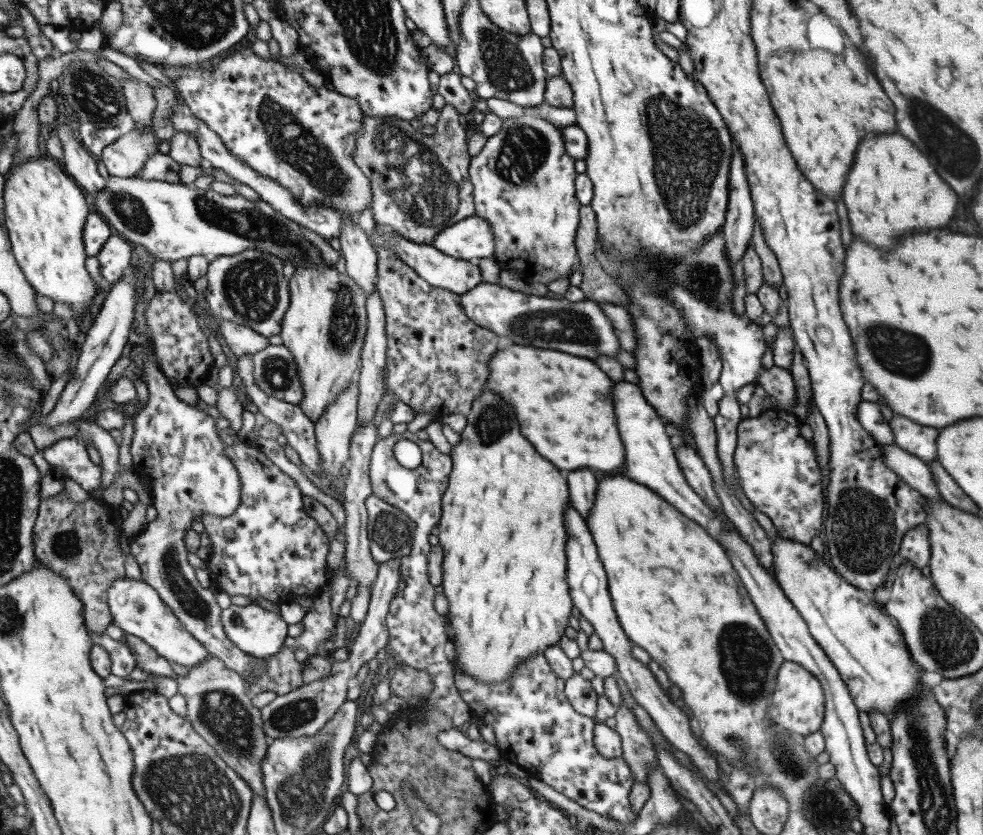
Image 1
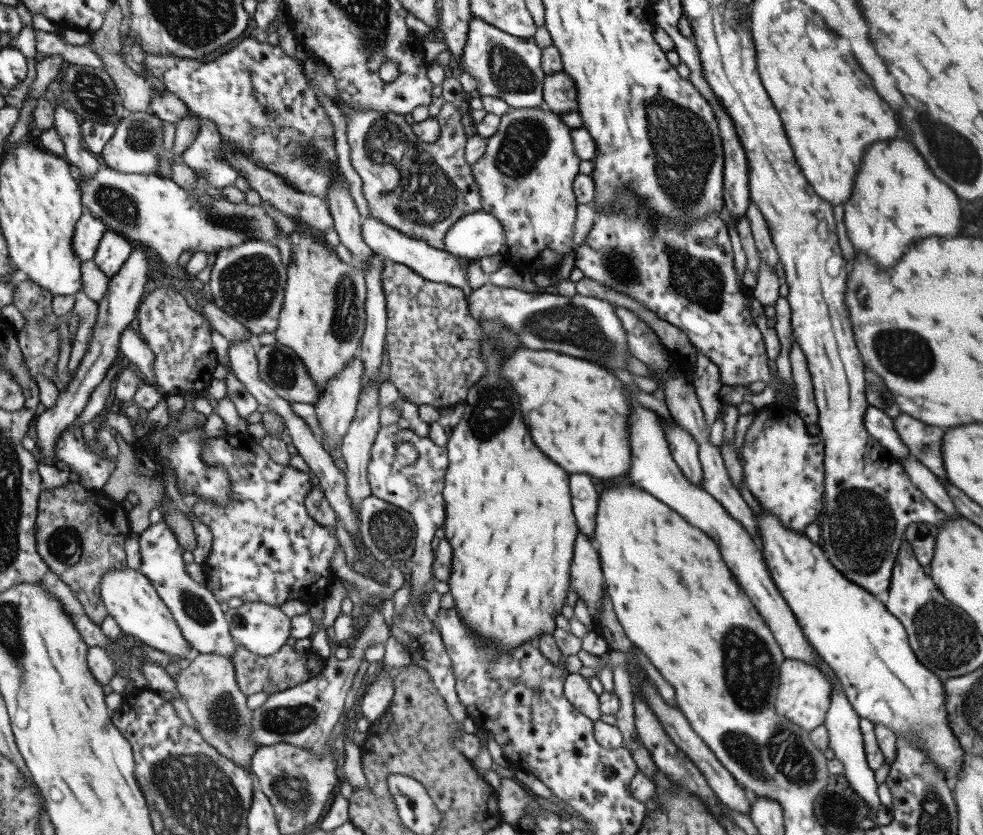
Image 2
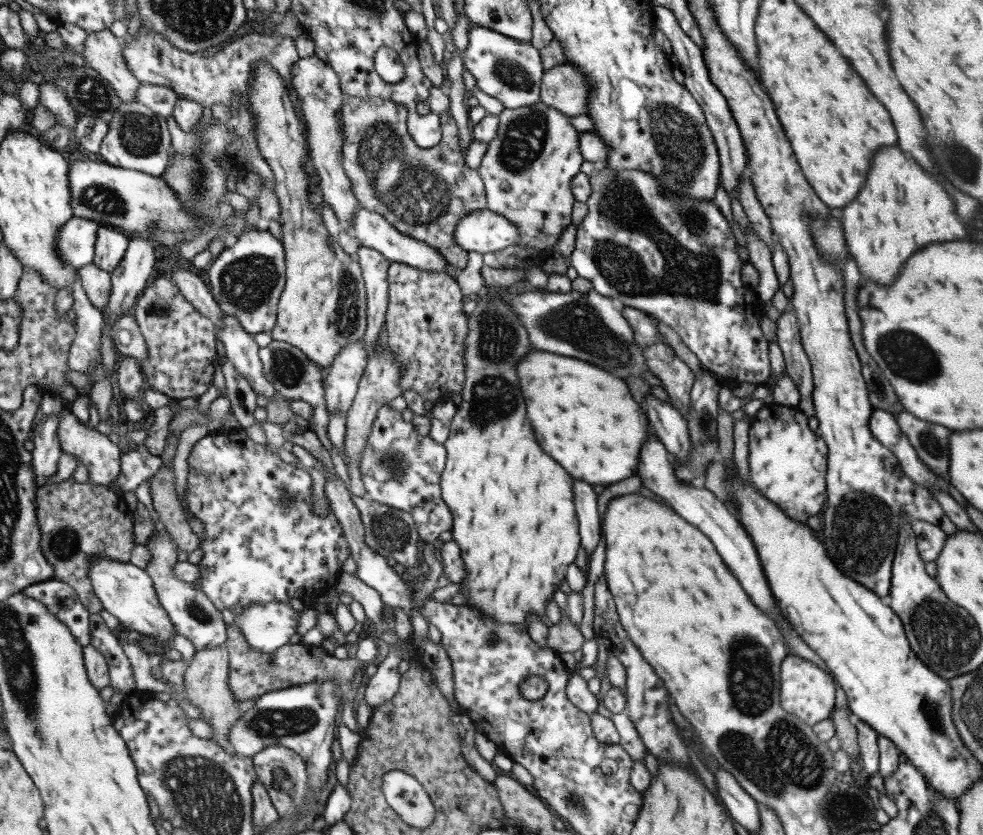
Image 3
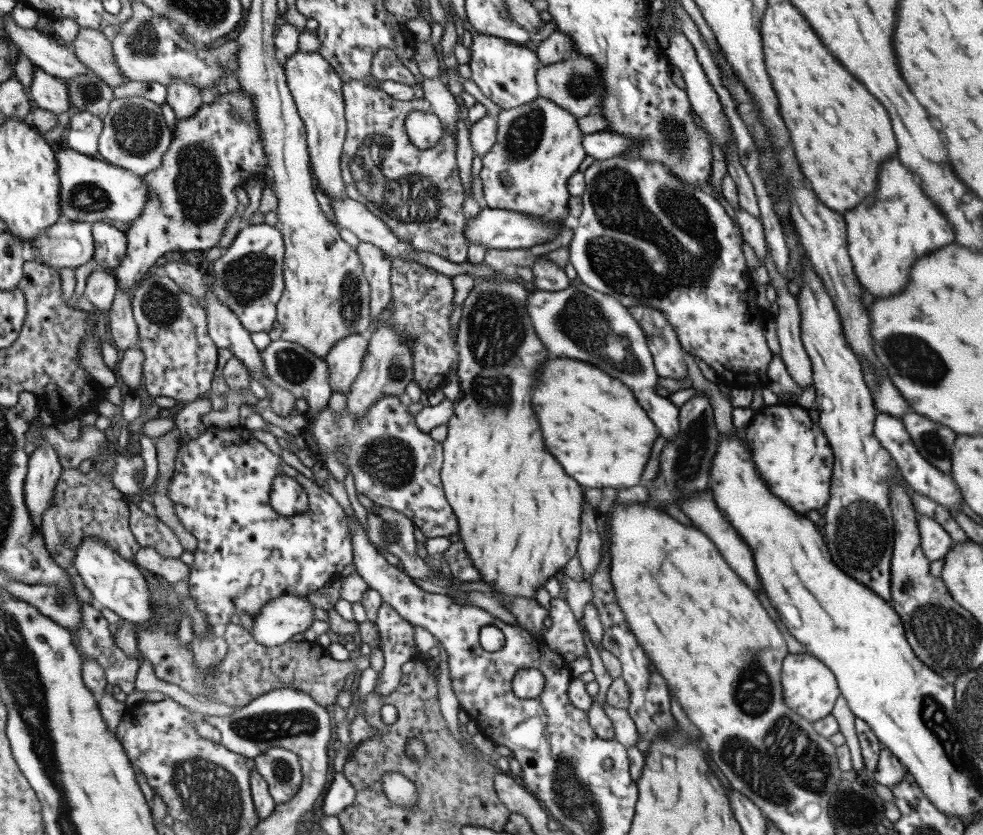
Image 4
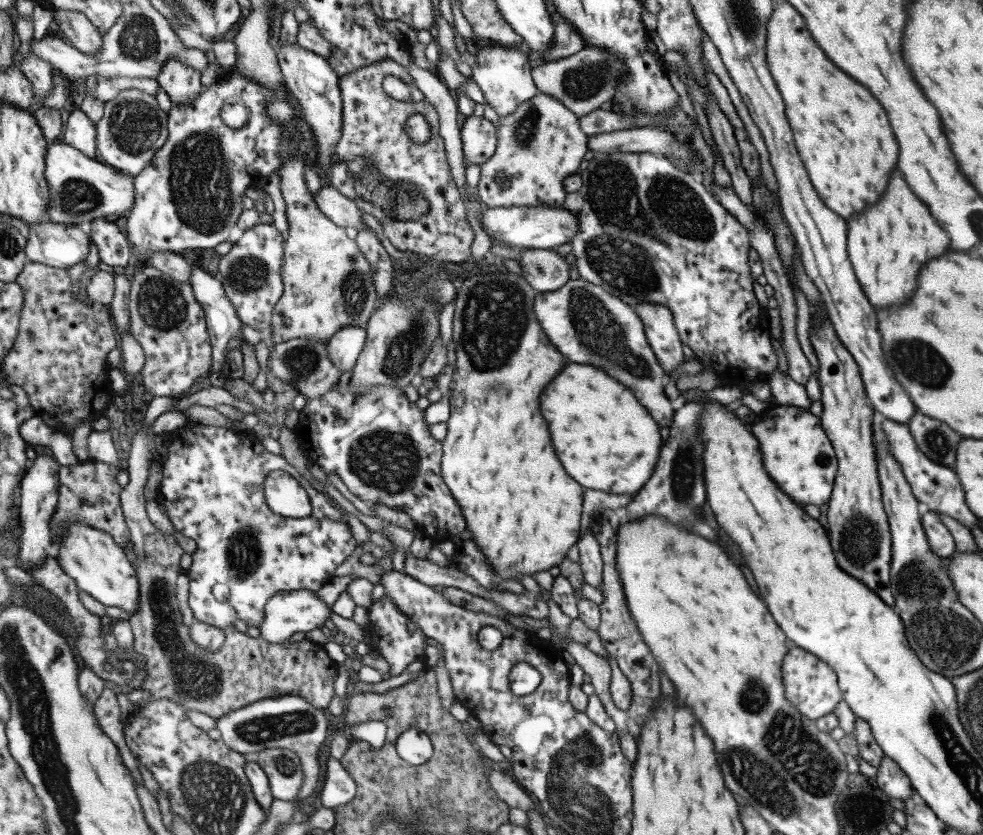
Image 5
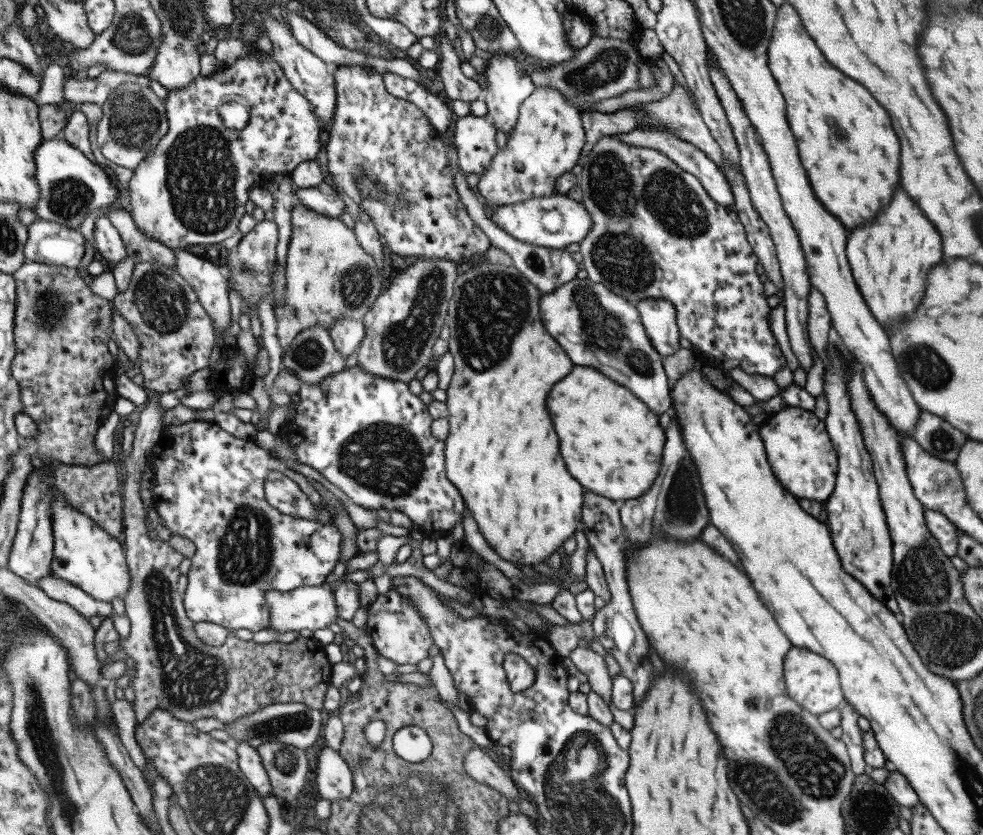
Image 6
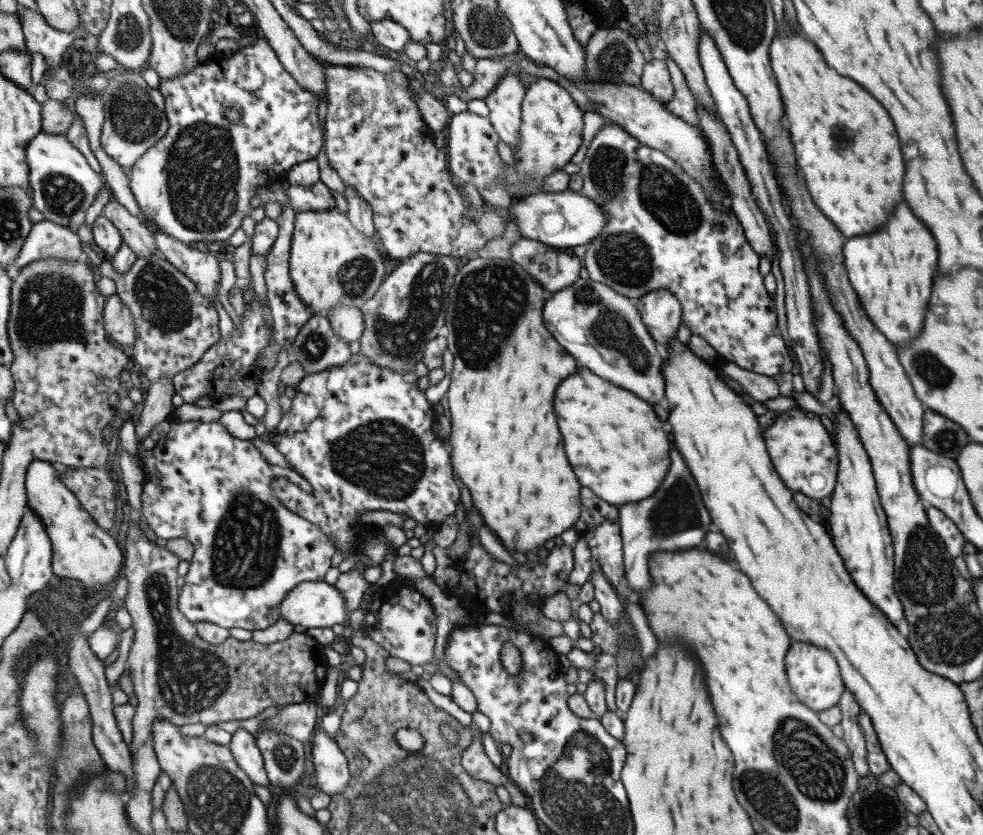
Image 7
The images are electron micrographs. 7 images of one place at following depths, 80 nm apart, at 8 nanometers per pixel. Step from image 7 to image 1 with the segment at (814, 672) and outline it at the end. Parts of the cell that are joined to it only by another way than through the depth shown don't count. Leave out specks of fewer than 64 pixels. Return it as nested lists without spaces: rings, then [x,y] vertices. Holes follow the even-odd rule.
[[[783,661],[777,670],[775,688],[766,708],[767,716],[776,726],[799,736],[819,730],[823,722],[823,691],[813,674],[795,662]]]

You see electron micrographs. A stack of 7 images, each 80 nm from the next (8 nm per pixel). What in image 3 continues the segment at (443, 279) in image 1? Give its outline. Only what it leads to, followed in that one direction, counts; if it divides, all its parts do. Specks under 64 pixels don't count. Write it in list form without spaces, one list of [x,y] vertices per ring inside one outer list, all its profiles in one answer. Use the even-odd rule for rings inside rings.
[[[362,207],[356,210],[352,221],[354,222],[355,234],[357,234],[356,238],[362,246],[378,250],[392,262],[405,262],[409,266],[415,266],[419,270],[427,272],[447,272],[448,260],[440,250],[433,248],[428,242],[421,242],[412,236],[403,234],[382,214],[371,212]]]

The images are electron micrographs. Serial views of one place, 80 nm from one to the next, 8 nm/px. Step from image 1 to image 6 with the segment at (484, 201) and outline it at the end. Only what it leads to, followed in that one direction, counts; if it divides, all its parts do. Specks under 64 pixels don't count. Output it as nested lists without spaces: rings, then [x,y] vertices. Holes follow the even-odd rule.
[[[534,86],[533,92],[519,105],[517,121],[506,136],[504,148],[497,149],[486,170],[478,176],[476,194],[486,204],[496,204],[497,206],[558,194],[555,179],[557,176],[569,173],[573,166],[578,164],[585,141],[580,111],[571,106],[556,88]]]

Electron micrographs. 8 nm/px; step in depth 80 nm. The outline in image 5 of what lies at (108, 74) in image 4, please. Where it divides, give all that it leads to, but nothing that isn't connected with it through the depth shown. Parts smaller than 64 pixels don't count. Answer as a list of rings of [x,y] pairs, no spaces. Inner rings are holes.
[[[52,10],[55,21],[52,32],[68,41],[85,55],[97,55],[103,49],[104,34],[78,10]]]

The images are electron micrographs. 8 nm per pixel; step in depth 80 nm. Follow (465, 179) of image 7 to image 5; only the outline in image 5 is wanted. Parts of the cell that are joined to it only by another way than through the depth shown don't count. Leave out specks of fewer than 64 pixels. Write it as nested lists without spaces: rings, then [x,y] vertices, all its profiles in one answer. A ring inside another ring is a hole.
[[[469,115],[460,119],[462,154],[467,163],[479,165],[493,154],[496,147],[496,130],[493,124],[482,116]]]

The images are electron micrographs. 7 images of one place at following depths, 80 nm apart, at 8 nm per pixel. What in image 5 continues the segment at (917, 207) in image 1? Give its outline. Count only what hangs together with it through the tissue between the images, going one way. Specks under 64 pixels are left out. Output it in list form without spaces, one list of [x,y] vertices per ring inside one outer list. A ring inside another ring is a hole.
[[[893,170],[891,172],[891,178],[889,178],[889,182],[887,182],[887,190],[883,192],[885,194],[885,198],[881,198],[879,202],[875,202],[875,204],[871,204],[871,206],[867,206],[865,208],[865,212],[861,211],[857,216],[853,216],[848,218],[846,221],[846,251],[849,262],[852,266],[852,271],[856,276],[857,282],[861,290],[864,292],[869,304],[875,309],[890,309],[892,306],[899,305],[901,306],[903,303],[910,301],[909,296],[913,294],[913,290],[915,290],[915,286],[917,286],[917,270],[919,270],[919,266],[921,264],[925,264],[927,260],[931,260],[931,258],[937,258],[943,250],[945,250],[945,246],[947,246],[947,234],[943,234],[943,230],[937,226],[937,222],[931,218],[931,214],[927,212],[927,208],[923,206],[923,202],[919,202],[919,198],[915,198],[913,194],[911,194],[911,190],[907,190],[907,186],[905,186],[905,182],[903,182],[903,178],[901,178],[901,174],[897,172],[897,170]]]

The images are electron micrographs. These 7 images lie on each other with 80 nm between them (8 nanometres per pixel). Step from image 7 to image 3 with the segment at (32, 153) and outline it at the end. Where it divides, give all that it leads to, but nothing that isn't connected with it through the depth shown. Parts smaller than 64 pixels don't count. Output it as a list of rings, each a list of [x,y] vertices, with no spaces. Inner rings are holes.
[[[70,153],[66,156],[69,156],[72,166],[70,186],[75,217],[85,217],[104,226],[113,226],[128,235],[146,232],[152,226],[158,226],[154,234],[163,249],[168,248],[169,252],[178,251],[181,244],[199,236],[196,218],[184,211],[178,194],[163,177],[113,166],[99,157]]]

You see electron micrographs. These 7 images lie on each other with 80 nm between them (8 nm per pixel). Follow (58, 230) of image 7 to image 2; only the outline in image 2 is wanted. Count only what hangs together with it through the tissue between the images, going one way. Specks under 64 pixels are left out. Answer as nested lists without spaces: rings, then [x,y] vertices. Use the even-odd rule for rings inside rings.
[[[87,213],[80,218],[74,236],[74,249],[83,262],[96,257],[97,249],[107,231],[103,219]]]

